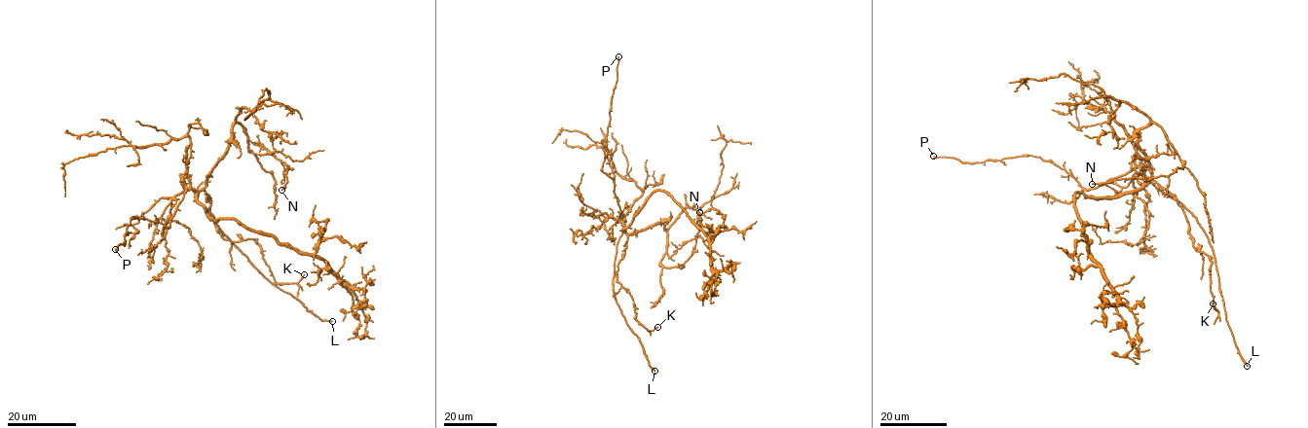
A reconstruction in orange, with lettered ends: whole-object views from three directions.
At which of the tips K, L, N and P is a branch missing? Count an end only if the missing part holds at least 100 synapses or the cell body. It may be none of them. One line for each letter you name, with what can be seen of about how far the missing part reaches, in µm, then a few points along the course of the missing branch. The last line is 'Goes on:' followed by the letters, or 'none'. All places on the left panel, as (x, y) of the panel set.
L: Missing length about 60 µm. Course of what is missing: (332, 321), (379, 351), (384, 367), (390, 368), (384, 368), (382, 382), (382, 398), (389, 406)
Goes on: L

